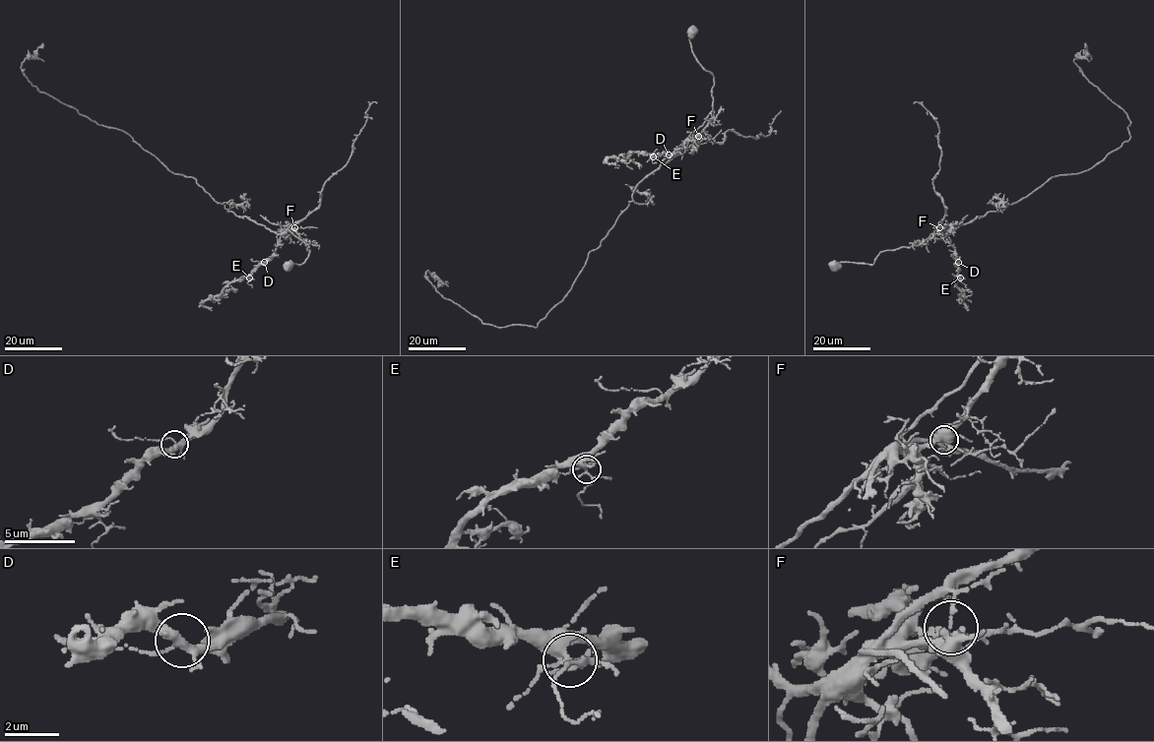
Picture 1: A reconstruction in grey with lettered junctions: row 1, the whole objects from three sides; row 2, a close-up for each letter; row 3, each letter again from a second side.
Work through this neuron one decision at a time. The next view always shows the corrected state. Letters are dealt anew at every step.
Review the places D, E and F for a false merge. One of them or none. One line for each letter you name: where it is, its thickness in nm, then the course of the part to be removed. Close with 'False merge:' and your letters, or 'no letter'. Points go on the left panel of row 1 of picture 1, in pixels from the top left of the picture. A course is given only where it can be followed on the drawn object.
F: at (294, 227); 240 nm thick; foreign part runs (294, 227), (317, 208), (323, 184), (349, 160), (366, 111), (377, 102)
False merge: F

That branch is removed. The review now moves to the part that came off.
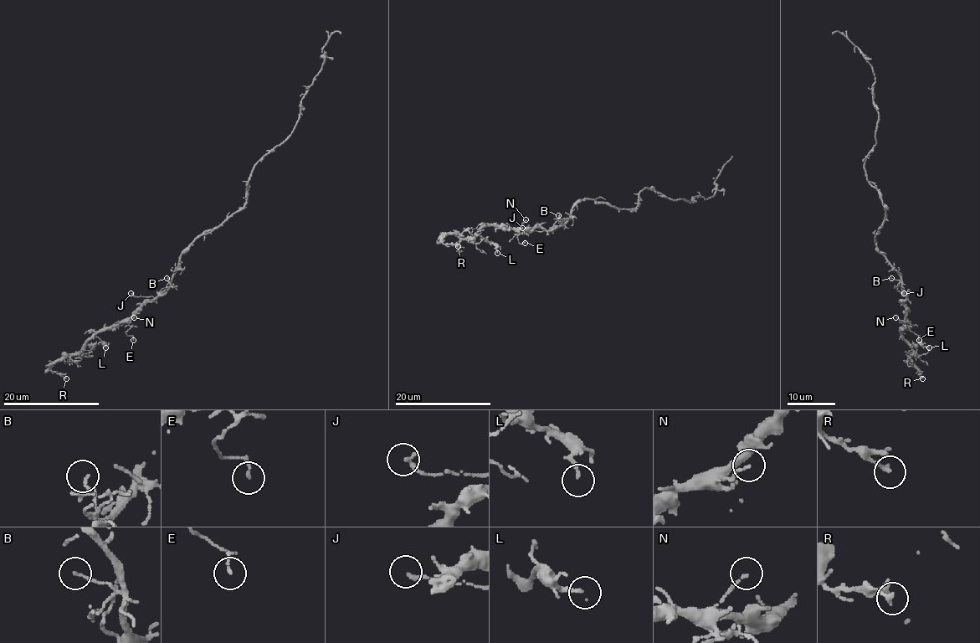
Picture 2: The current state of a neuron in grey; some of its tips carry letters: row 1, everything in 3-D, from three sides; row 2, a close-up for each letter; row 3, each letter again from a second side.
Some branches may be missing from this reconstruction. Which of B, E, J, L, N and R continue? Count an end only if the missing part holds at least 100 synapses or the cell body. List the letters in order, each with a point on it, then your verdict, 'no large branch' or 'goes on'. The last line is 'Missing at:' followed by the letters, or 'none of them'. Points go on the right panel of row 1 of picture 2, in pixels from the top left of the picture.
B: place (891, 278); no large branch
E: place (919, 340); no large branch
J: place (904, 293); no large branch
L: place (929, 347); no large branch
N: place (895, 317); no large branch
R: place (922, 378); no large branch
Missing at: none of them

